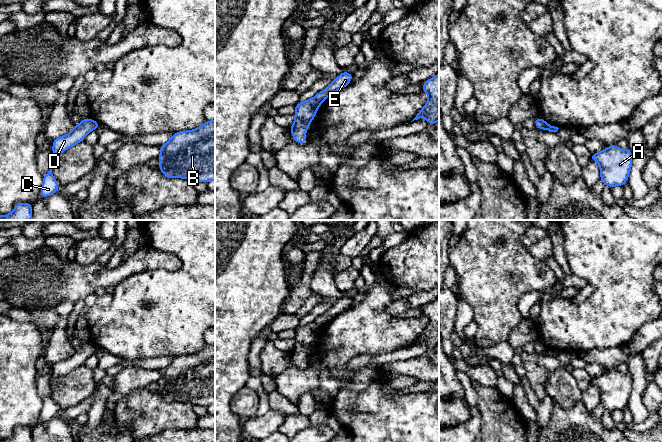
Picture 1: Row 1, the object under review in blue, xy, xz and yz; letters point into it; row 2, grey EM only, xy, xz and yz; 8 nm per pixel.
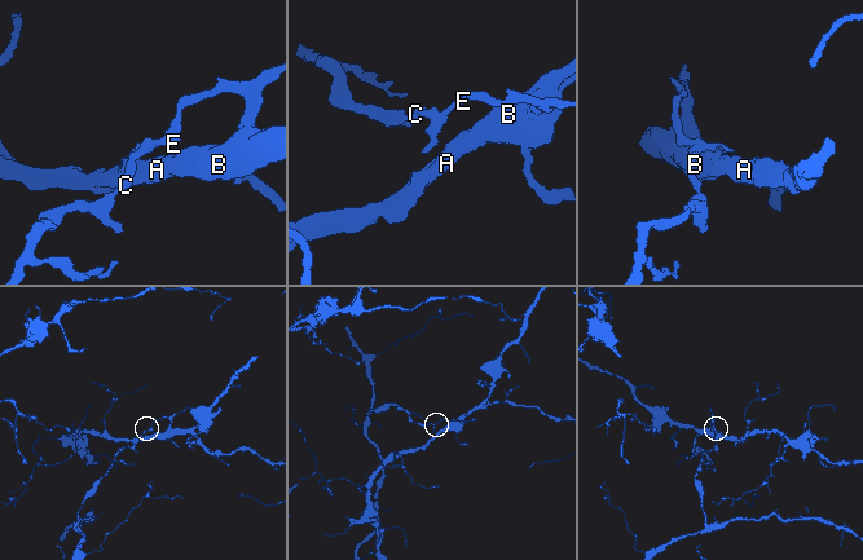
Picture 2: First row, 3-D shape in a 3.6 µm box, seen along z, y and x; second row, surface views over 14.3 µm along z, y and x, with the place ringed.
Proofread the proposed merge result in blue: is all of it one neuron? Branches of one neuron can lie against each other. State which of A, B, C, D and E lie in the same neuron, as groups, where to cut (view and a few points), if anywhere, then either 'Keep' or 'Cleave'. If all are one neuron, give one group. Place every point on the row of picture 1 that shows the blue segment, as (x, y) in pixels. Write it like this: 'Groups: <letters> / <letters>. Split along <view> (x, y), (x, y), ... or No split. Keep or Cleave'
Groups: A B E / C D. Split along xz (314, 97), (321, 102). Cleave

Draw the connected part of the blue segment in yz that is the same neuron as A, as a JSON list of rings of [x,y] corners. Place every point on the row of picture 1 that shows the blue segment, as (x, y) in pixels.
[[[616,144],[591,154],[591,160],[600,166],[600,178],[605,186],[611,188],[623,186],[628,181],[632,167],[632,152],[630,149],[620,149]]]

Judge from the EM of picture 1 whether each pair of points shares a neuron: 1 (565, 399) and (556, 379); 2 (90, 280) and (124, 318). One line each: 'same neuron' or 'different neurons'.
1: same neuron
2: different neurons

